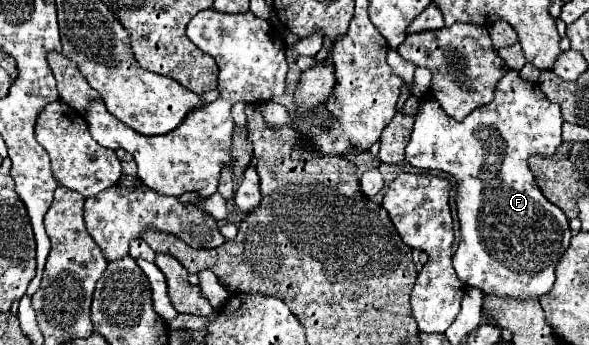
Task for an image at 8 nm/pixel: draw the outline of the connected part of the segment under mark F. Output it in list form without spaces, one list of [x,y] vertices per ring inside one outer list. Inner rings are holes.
[[[509,71],[509,73],[499,81],[499,85],[497,85],[497,89],[495,89],[495,99],[493,99],[489,105],[485,105],[485,107],[477,109],[475,113],[467,115],[467,117],[463,119],[463,123],[461,123],[461,121],[455,121],[455,119],[451,119],[451,117],[447,117],[447,113],[439,107],[439,103],[435,103],[435,99],[423,99],[423,101],[421,101],[421,107],[419,107],[419,111],[417,111],[417,115],[415,115],[415,127],[413,127],[413,133],[411,133],[411,141],[409,141],[407,149],[405,149],[405,159],[407,159],[407,163],[411,163],[413,167],[441,169],[441,171],[445,171],[445,173],[451,173],[451,175],[457,179],[457,183],[459,183],[459,187],[457,187],[457,213],[459,213],[459,225],[461,225],[461,243],[459,243],[459,247],[457,247],[457,251],[455,251],[455,255],[453,255],[453,267],[455,267],[459,279],[461,279],[463,283],[467,283],[469,287],[477,287],[481,293],[497,293],[497,295],[515,297],[515,299],[539,299],[539,297],[547,295],[547,291],[551,291],[553,281],[555,281],[555,267],[557,267],[559,259],[563,257],[563,253],[567,251],[569,241],[571,241],[573,235],[571,235],[569,219],[565,217],[565,213],[563,213],[557,205],[553,205],[551,201],[547,201],[547,197],[541,193],[539,185],[535,183],[535,177],[533,177],[533,173],[531,173],[531,169],[529,169],[529,157],[533,157],[533,155],[543,155],[543,157],[555,155],[555,151],[559,149],[559,145],[561,145],[561,141],[563,141],[563,139],[561,139],[561,125],[563,125],[563,117],[561,117],[561,107],[559,107],[559,103],[549,101],[549,99],[543,95],[543,91],[539,89],[537,83],[523,81],[517,71]]]

